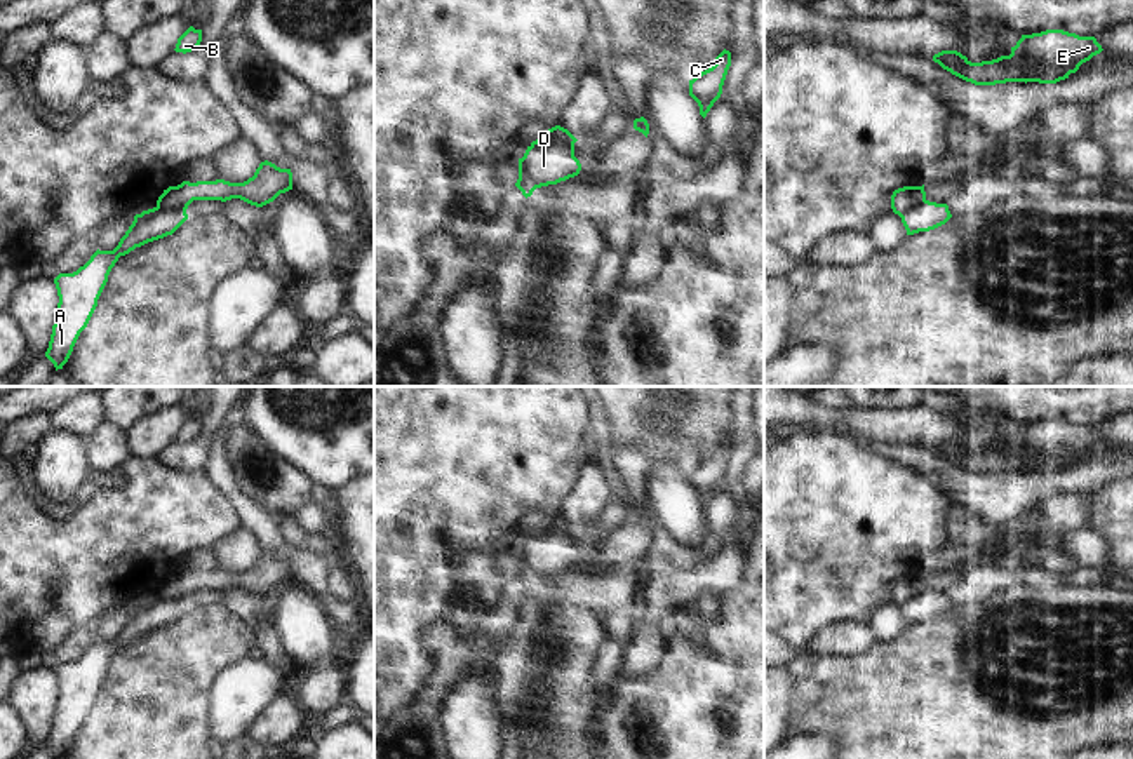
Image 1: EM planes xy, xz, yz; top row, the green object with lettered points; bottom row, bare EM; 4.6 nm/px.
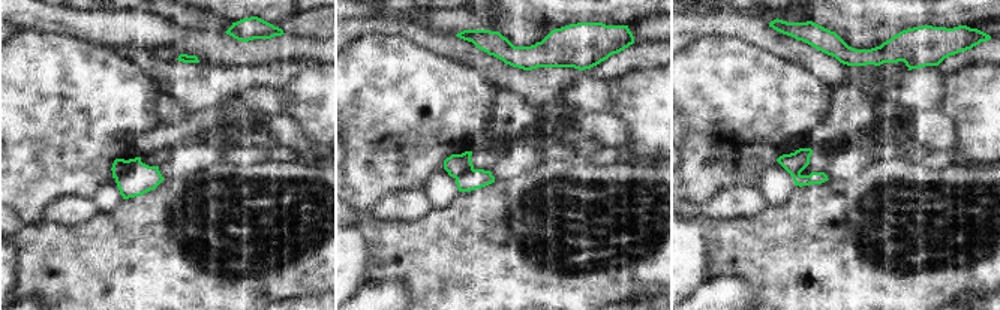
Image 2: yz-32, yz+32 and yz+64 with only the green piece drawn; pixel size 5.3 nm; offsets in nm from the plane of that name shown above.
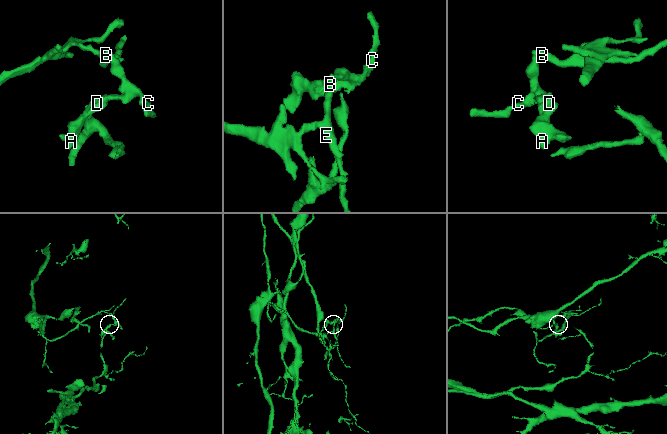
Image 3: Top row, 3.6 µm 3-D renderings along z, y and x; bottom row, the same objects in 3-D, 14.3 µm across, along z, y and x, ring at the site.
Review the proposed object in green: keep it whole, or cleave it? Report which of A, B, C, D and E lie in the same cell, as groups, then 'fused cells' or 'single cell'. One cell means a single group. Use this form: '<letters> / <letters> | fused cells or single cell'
A D / B C E | fused cells

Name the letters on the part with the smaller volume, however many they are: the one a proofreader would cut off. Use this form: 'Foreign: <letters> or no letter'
Foreign: A, D

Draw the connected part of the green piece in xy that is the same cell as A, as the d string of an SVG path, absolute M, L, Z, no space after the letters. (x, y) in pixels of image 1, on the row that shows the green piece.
M153 207L134 216L132 225L113 251L96 251L91 259L73 273L54 279L59 303L45 357L56 371L68 362L80 332L87 327L108 275L120 256L136 247L172 235L184 221L186 212Z

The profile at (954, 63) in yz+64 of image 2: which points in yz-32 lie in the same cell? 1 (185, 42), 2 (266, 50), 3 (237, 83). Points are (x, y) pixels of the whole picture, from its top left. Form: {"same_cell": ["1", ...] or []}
{"same_cell": ["3"]}

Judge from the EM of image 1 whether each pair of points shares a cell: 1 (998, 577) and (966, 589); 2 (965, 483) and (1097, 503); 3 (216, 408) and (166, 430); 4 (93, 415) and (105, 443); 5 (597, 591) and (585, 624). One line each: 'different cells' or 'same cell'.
1: same cell
2: different cells
3: different cells
4: different cells
5: different cells

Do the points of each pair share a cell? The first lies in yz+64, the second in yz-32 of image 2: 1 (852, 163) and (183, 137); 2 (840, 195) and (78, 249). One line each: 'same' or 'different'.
1: different
2: same

